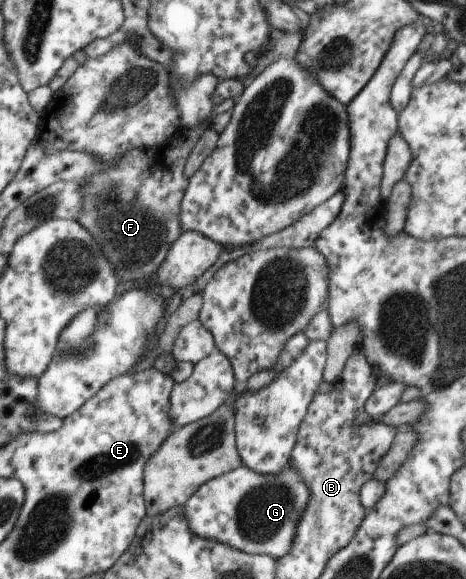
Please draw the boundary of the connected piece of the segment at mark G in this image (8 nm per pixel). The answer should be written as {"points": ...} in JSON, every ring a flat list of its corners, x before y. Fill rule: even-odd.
{"points":[[290,464,279,474,263,475,239,466,201,485,184,504,194,535,228,544,247,554,285,556,294,543,296,524,310,500,310,491]]}

